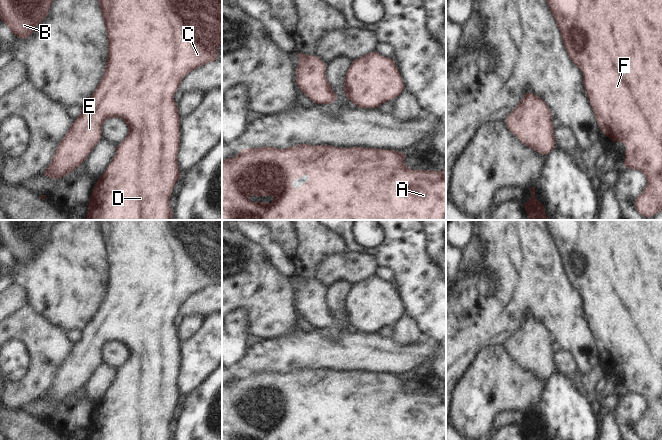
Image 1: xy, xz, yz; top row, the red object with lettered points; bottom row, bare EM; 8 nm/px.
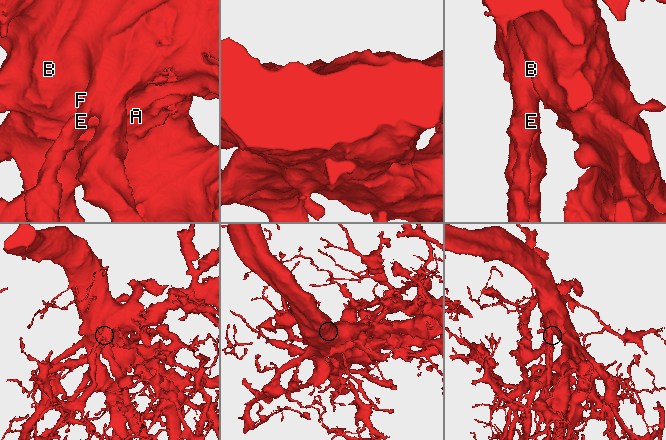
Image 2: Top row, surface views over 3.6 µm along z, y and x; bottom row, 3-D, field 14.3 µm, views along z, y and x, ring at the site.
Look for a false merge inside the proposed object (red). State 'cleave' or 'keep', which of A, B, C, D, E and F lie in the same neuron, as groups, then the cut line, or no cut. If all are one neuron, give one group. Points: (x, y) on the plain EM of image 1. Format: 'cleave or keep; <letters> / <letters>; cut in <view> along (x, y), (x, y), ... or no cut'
keep; A B C D E F; no cut

